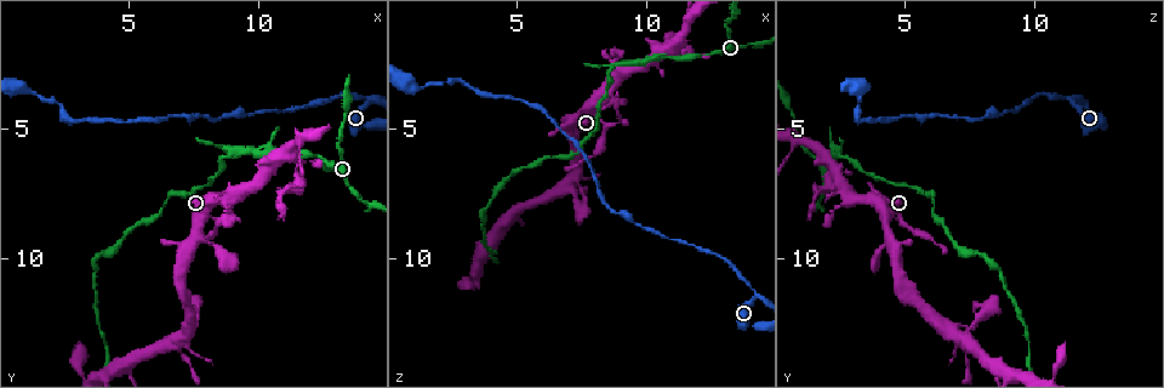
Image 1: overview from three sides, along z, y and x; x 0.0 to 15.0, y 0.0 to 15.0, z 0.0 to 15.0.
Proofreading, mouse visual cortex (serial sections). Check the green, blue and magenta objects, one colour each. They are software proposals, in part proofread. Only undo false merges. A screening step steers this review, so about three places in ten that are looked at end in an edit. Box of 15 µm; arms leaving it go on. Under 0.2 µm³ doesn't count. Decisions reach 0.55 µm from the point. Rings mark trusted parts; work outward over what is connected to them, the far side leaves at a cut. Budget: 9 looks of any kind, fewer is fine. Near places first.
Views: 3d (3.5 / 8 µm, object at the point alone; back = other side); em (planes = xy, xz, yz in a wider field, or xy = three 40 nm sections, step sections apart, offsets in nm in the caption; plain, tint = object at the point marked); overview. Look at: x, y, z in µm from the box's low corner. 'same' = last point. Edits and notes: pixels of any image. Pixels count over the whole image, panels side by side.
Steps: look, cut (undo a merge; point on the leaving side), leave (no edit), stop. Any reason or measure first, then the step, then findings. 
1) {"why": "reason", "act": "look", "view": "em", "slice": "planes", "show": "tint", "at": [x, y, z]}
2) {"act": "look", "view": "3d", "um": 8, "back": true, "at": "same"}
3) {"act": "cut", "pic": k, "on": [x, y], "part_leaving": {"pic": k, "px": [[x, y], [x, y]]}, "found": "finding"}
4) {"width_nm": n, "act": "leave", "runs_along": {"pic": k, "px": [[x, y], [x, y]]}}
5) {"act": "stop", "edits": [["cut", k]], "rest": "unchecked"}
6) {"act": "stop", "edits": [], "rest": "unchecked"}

{"why": "side arm on a straight run", "act": "look", "view": "3d", "um": 3.5, "at": [14.3, 3.8, 11.5]}

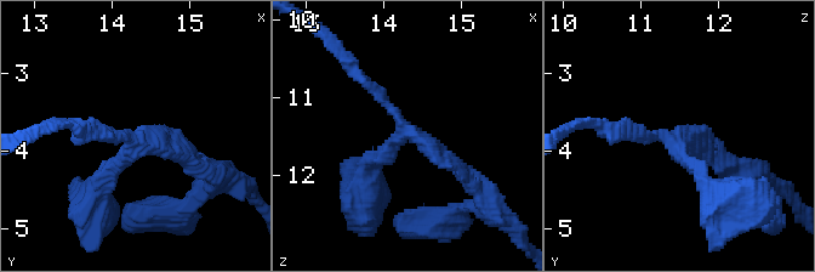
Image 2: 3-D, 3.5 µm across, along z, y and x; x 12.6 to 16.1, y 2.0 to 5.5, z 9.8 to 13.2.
{"why": "now the EM", "act": "look", "view": "em", "slice": "xy", "step": 3, "show": "tint", "at": [14.35, 3.90, 11.50]}

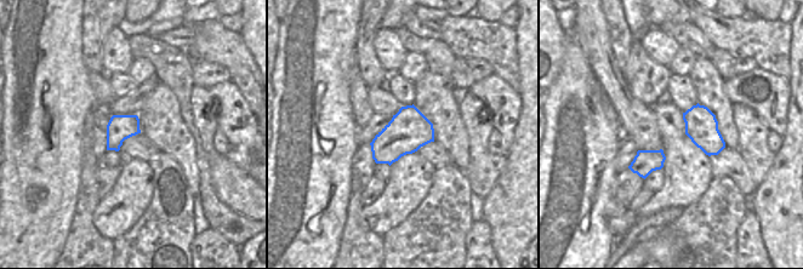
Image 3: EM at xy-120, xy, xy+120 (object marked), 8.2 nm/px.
{"act": "look", "view": "em", "slice": "xy", "step": 1, "show": "tint", "at": "same"}

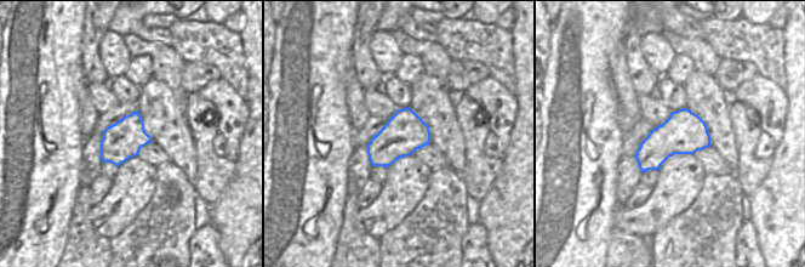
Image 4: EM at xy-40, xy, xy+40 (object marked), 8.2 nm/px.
{"arms": 3, "arm_widths_nm": [150, 200, 250], "act": "leave", "runs_along": {"pic": 2, "px": [[92, 197], [137, 145], [175, 148], [186, 174]]}, "found": "all the same cell"}

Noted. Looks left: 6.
{"why": "thin neck", "act": "look", "view": "3d", "um": 3.5, "at": [11.5, 6.4, 2.1]}

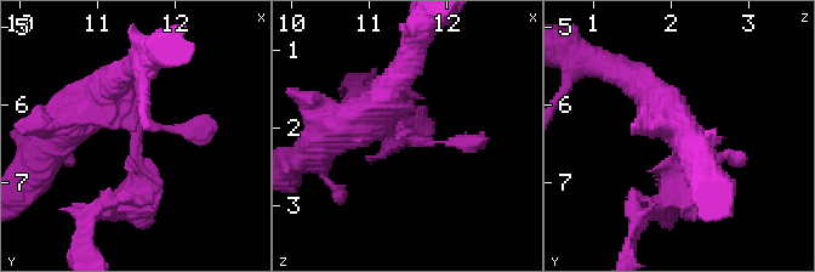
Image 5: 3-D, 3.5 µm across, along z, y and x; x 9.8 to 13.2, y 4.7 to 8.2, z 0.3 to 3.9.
{"act": "look", "view": "em", "slice": "xy", "step": 5, "show": "plain", "at": [11.55, 6.50, 2.05]}

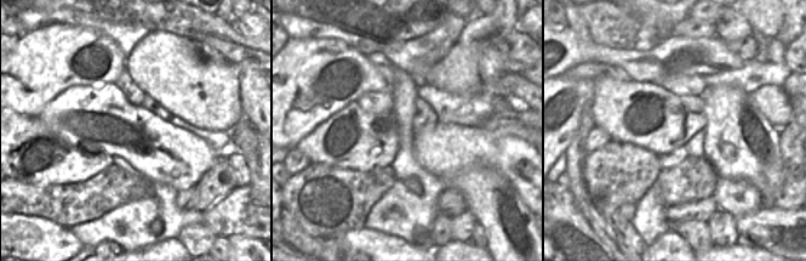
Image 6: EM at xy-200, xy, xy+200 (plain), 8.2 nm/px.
{"act": "look", "view": "em", "slice": "xy", "step": 5, "show": "tint", "at": "same"}

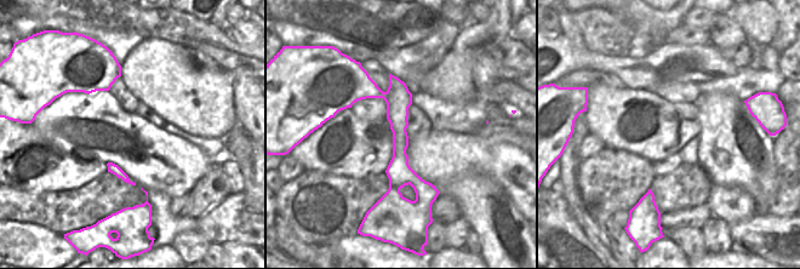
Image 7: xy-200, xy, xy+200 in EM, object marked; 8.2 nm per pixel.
{"act": "cut", "pic": 5, "on": [662, 170], "found": "two cells meet here"}

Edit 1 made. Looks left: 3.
{"why": "redraw", "act": "look", "view": "overview"}

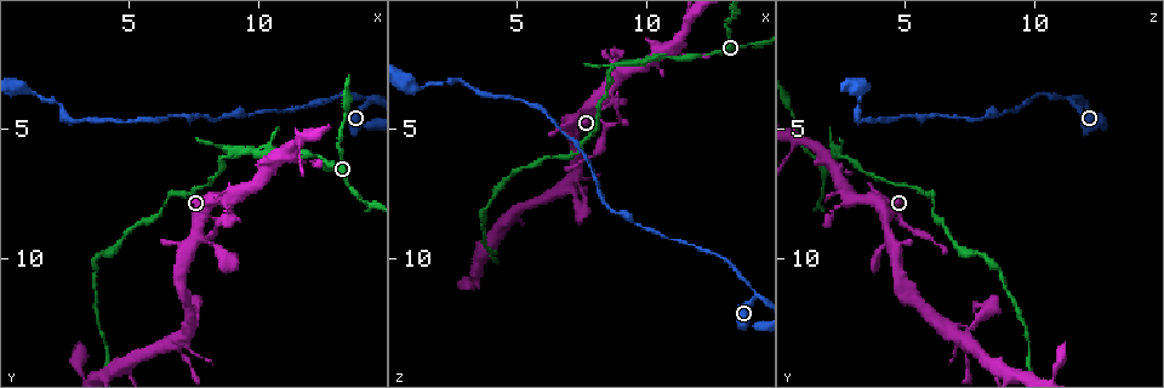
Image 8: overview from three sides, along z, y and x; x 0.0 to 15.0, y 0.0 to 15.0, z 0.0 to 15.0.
{"why": "a narrow waist", "act": "look", "view": "3d", "um": 3.5, "at": [8.8, 6.1, 2.5]}

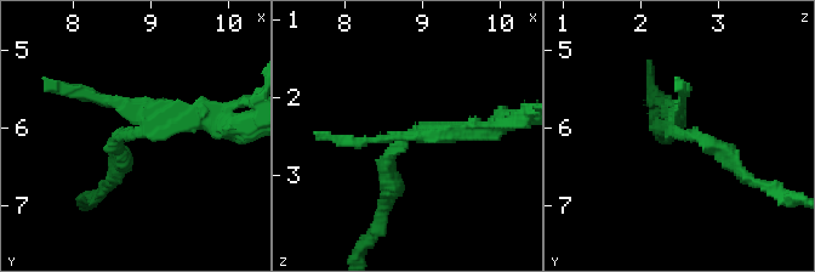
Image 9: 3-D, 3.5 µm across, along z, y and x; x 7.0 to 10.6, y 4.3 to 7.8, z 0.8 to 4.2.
{"why": "shape alone is not enough", "act": "look", "view": "em", "slice": "xy", "step": 3, "show": "tint", "at": [8.75, 6.05, 2.50]}

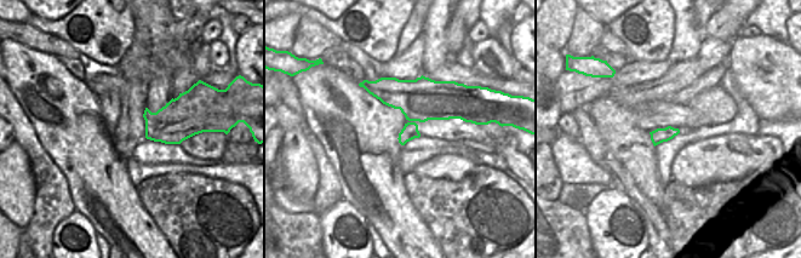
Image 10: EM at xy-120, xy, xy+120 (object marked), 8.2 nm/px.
{"act": "cut", "pic": 9, "on": [118, 151], "part_leaving": {"pic": 9, "px": [[140, 130], [114, 141], [110, 182]]}, "found": "a second cell is stuck on"}

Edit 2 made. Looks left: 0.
{"act": "stop", "edits": [["cut", 5], ["cut", 9]], "rest": "unchecked"}

